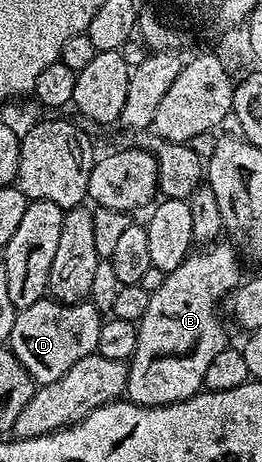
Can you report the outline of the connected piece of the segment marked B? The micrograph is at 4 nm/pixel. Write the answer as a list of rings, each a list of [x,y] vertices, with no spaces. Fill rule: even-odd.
[[[213,243],[202,249],[205,249],[202,253],[190,252],[185,261],[175,267],[175,271],[165,274],[162,286],[149,295],[147,311],[143,311],[140,321],[136,322],[137,346],[128,362],[129,378],[124,392],[124,396],[135,405],[149,408],[170,405],[191,399],[196,393],[202,392],[211,359],[215,359],[215,355],[219,355],[219,351],[230,344],[225,325],[221,322],[219,306],[228,294],[242,284],[242,262],[228,243]]]

